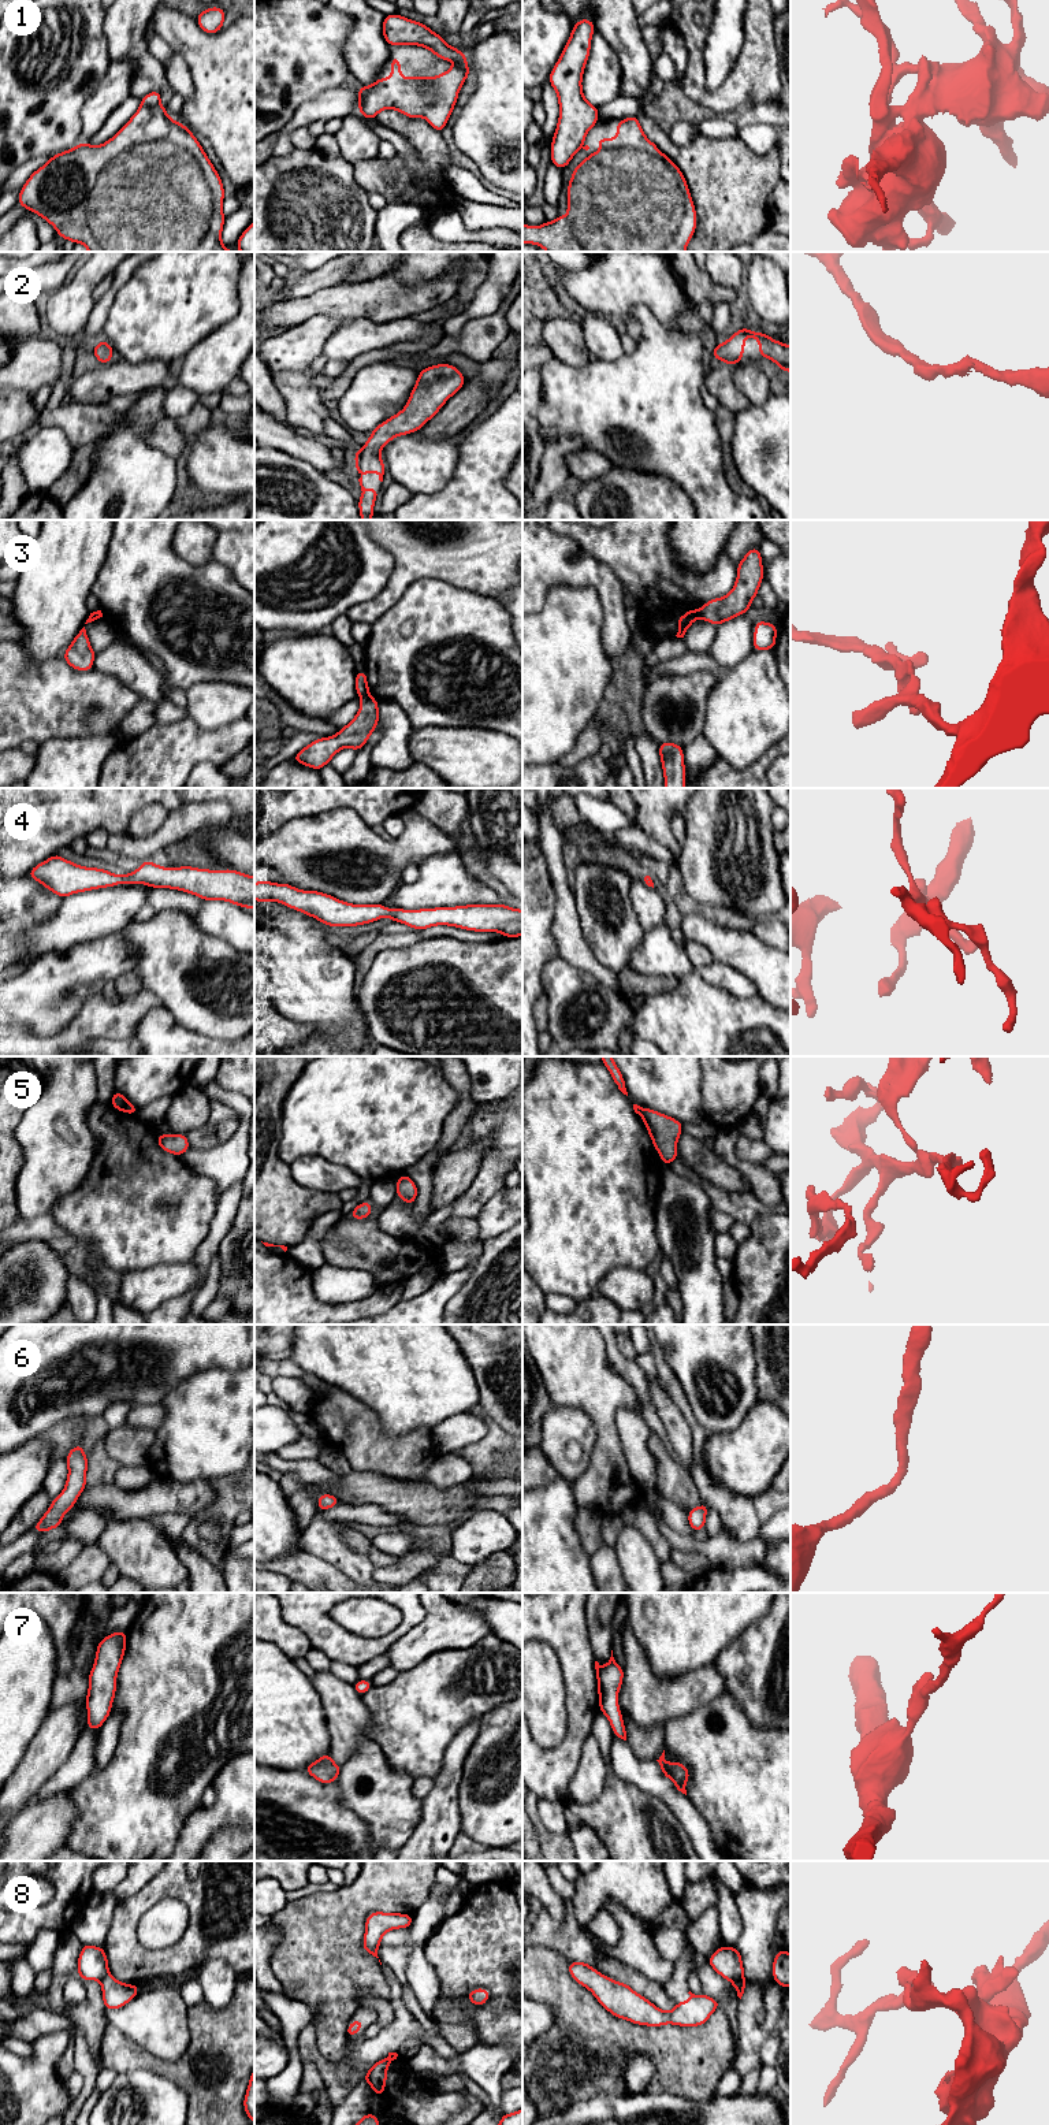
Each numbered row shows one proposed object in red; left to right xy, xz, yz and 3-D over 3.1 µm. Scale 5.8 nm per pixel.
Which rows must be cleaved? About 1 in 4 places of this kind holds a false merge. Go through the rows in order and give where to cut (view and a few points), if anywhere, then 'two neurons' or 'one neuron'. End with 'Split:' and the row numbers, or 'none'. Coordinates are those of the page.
1: no cut | one neuron
2: no cut | one neuron
3: xz (368, 694), (361, 697) | two neurons
4: no cut | one neuron
5: yz (643, 1109), (639, 1114) | two neurons
6: no cut | one neuron
7: no cut | one neuron
8: yz (741, 1976), (731, 1980) | two neurons
Split: 3, 5, 8

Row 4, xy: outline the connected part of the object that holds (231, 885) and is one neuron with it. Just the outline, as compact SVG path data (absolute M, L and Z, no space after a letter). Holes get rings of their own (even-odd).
M55 854L34 866L27 876L62 899L75 892L115 887L119 883L179 889L204 900L226 900L250 910L254 907L254 877L231 869L168 869L146 859L131 874L118 876L104 869L79 866Z

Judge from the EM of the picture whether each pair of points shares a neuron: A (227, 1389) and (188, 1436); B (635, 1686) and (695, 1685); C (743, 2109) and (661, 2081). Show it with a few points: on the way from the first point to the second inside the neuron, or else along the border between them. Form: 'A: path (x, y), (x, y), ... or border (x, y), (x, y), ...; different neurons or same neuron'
A: path (223, 1400), (198, 1425); same neuron
B: path (650, 1689), (680, 1689); same neuron
C: border (714, 2091), (700, 2099), (677, 2095); different neurons

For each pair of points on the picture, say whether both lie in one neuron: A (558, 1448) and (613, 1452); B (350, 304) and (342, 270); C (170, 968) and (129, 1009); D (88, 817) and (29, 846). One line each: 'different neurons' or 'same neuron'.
A: different neurons
B: same neuron
C: different neurons
D: same neuron

